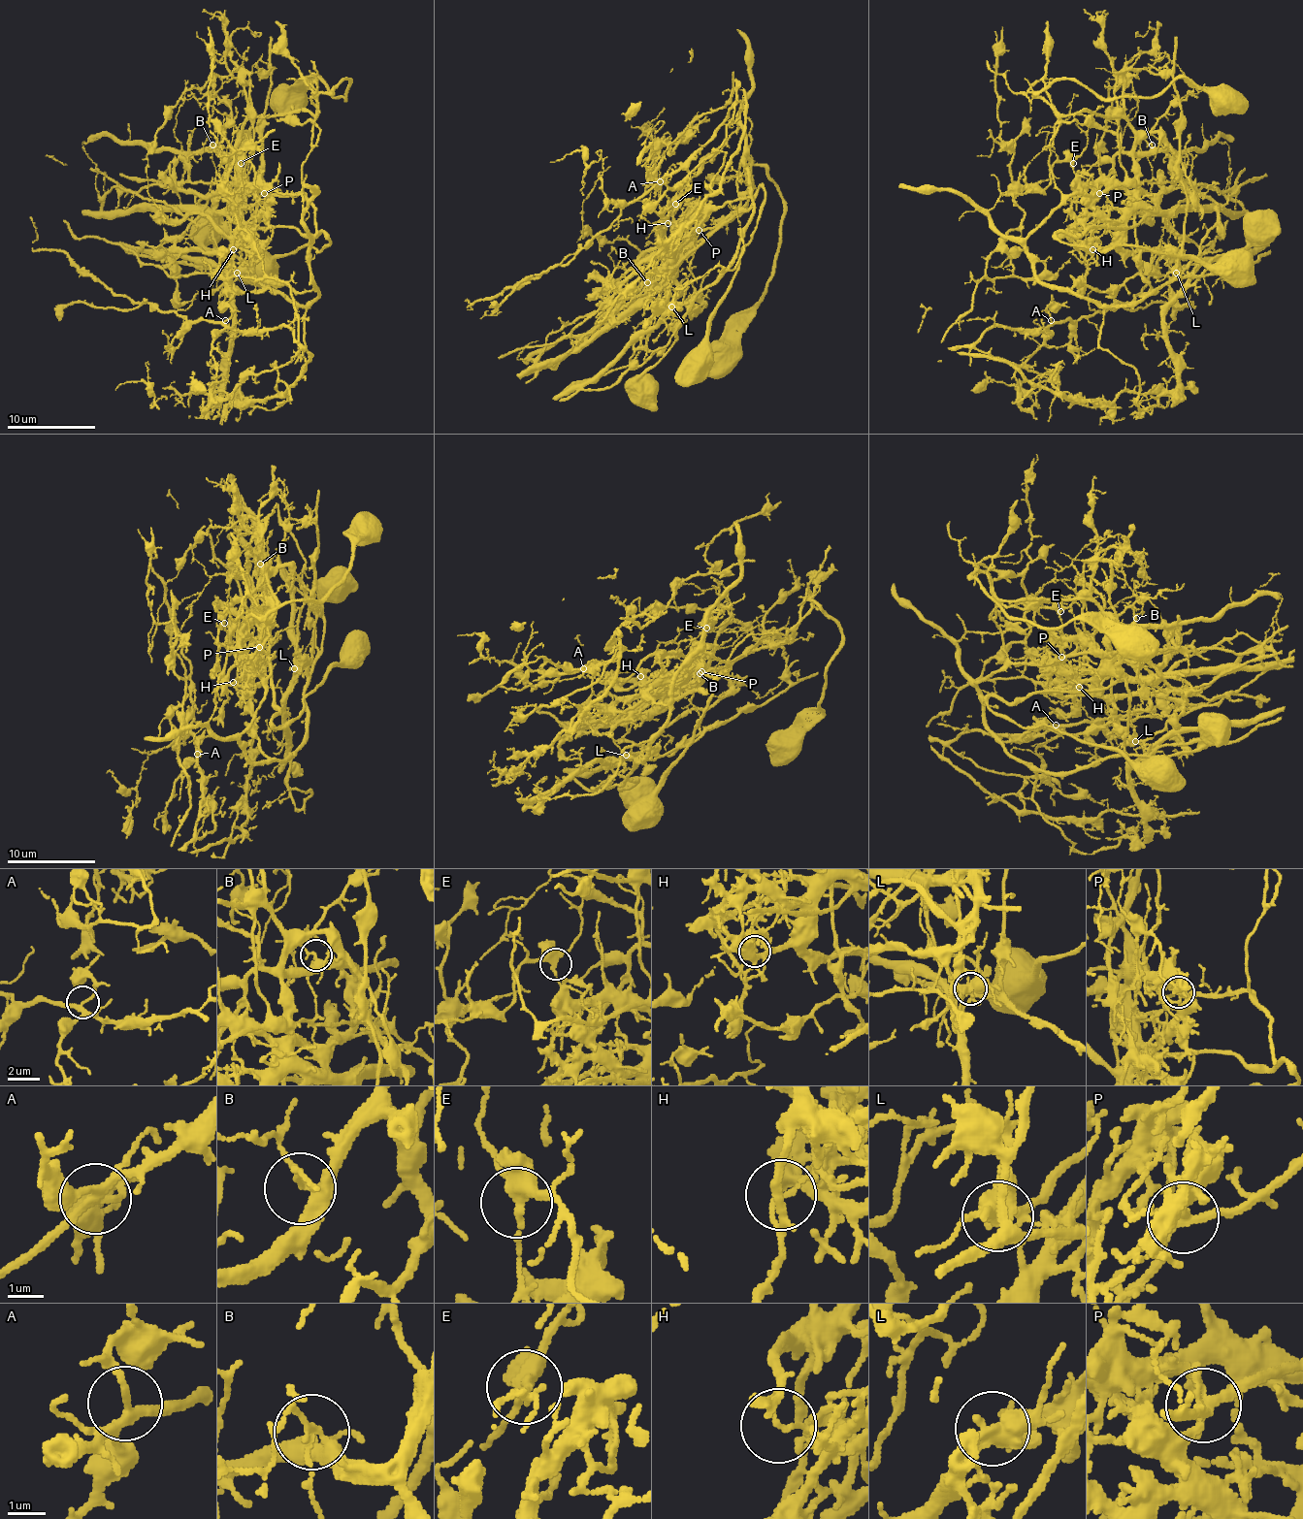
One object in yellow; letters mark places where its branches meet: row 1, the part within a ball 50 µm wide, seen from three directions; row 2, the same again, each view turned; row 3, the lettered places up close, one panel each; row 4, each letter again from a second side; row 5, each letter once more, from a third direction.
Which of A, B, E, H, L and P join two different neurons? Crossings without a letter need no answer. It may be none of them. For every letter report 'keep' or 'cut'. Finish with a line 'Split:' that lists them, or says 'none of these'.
A: keep
B: cut
E: keep
H: cut
L: cut
P: cut
Split: B, H, L, P

